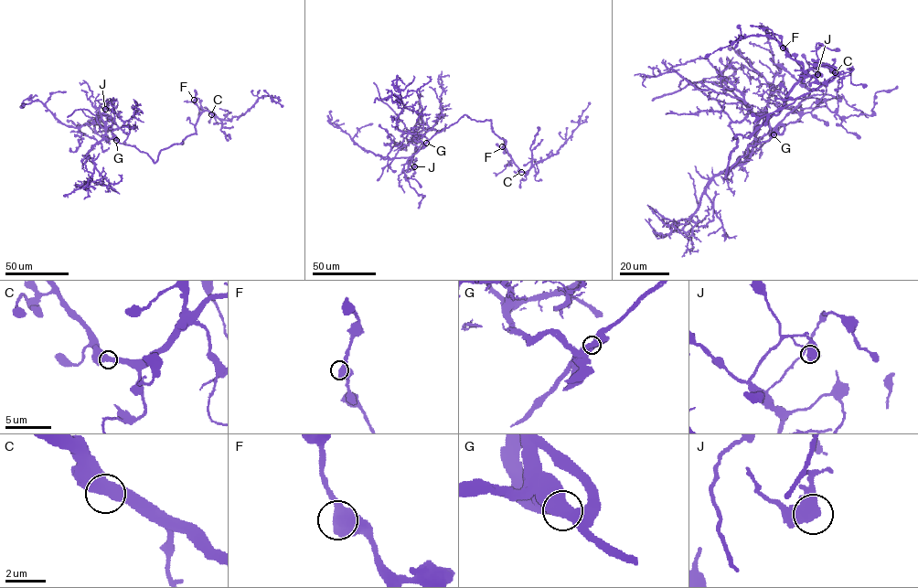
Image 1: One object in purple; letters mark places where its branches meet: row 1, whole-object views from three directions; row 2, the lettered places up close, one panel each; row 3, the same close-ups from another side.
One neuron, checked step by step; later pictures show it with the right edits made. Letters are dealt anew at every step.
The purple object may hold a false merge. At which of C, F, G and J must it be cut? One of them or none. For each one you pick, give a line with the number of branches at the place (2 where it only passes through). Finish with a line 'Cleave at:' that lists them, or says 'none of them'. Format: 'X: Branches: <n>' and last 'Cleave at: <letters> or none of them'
Cleave at: none of them

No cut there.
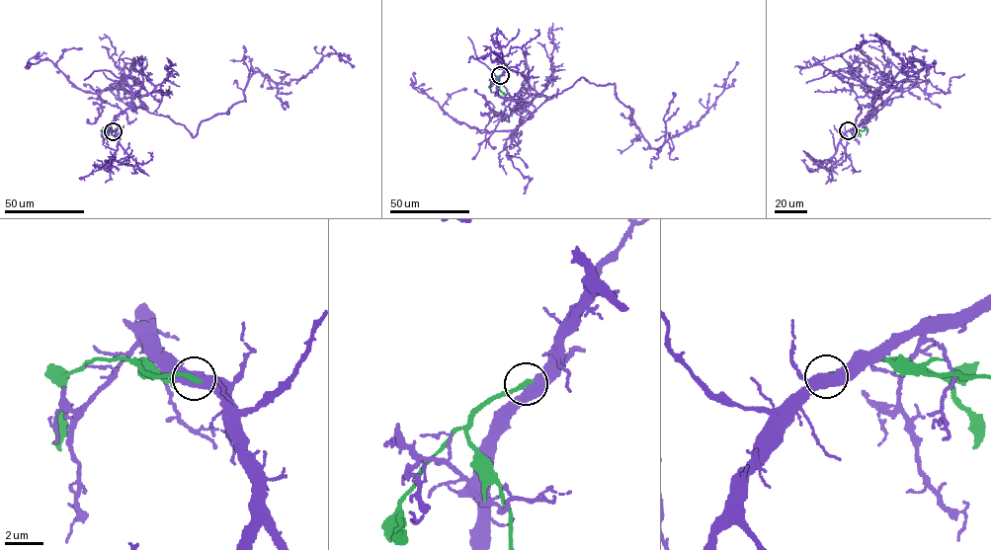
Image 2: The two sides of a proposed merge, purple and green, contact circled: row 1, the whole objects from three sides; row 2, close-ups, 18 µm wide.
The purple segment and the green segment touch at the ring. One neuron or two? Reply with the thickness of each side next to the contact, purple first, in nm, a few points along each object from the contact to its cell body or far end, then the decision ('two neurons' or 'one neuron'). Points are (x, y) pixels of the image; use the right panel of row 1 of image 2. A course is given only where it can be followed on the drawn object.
calibres 550 and 280 nm; course purple (848, 130), (905, 64), (925, 67), (879, 41), (840, 54); course green (848, 130), (867, 127); two neurons

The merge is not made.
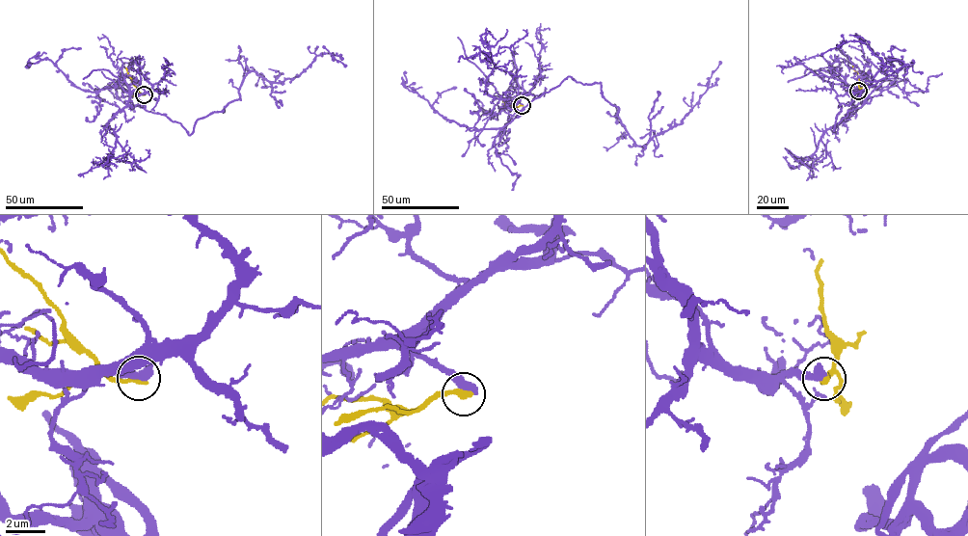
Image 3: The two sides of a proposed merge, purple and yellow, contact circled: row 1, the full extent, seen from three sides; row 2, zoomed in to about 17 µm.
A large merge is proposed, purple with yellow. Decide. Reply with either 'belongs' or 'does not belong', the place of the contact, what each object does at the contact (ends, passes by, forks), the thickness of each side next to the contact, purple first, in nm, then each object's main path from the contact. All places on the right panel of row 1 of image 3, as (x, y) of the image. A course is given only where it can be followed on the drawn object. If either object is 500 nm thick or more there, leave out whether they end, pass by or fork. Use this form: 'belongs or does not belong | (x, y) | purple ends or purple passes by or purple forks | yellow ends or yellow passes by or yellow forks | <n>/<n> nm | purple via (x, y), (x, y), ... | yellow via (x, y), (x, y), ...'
does not belong | (858, 91) | 600/400 nm | purple via (858, 91), (865, 102), (833, 130), (840, 104), (882, 65), (902, 64), (892, 70), (859, 41), (820, 54) | yellow via (858, 91), (858, 76), (852, 66)

